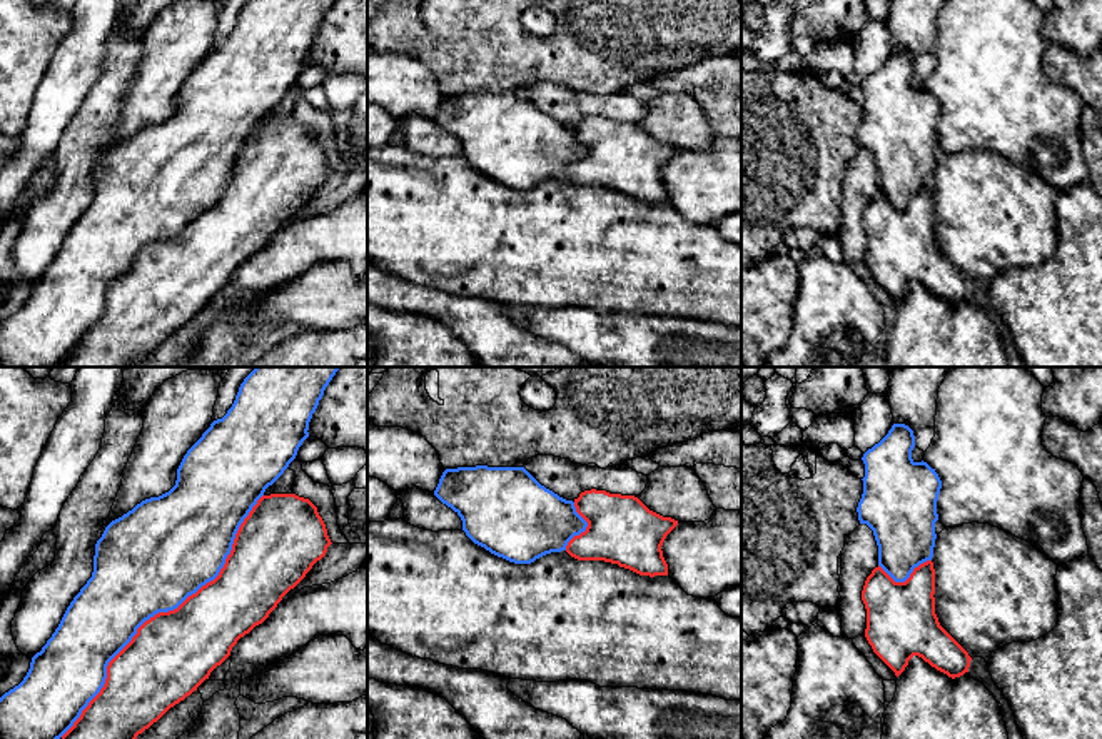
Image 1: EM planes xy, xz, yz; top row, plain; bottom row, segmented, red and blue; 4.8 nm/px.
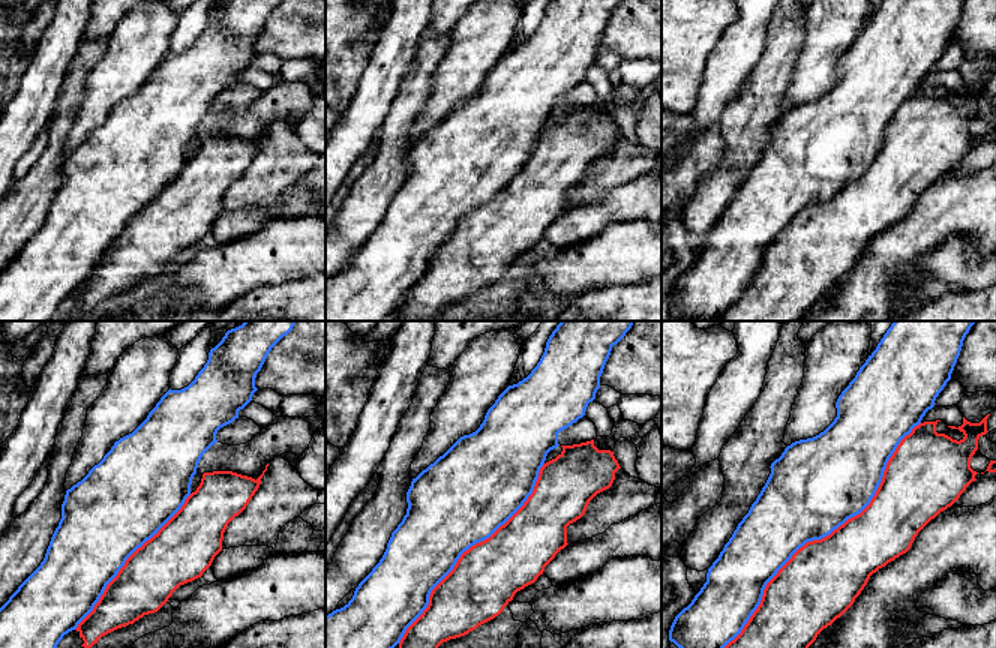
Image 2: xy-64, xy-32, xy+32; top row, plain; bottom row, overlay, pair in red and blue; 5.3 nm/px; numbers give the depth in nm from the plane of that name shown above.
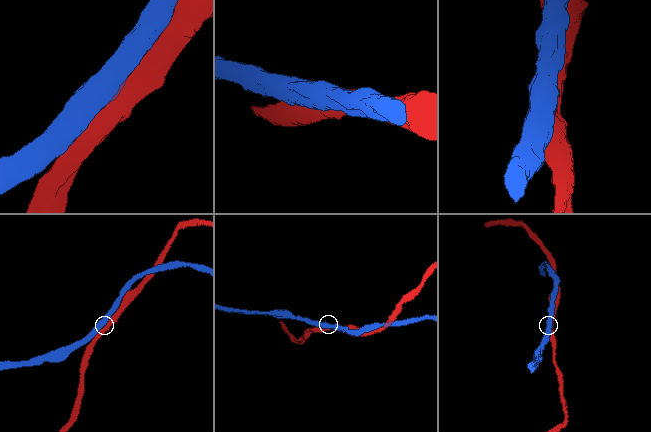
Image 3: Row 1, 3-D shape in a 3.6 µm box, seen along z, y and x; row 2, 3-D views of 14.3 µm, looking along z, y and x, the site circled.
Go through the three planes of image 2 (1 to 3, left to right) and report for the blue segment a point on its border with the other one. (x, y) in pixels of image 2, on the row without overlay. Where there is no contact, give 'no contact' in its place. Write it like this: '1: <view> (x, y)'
1: xy-64 (126, 225)
2: xy-32 (470, 212)
3: xy+32 (821, 203)

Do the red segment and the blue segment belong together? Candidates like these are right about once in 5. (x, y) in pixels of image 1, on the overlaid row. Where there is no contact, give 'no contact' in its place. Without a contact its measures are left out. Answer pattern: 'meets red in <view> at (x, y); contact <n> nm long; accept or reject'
meets red in xy at (164, 613); contact 1500 nm long; reject

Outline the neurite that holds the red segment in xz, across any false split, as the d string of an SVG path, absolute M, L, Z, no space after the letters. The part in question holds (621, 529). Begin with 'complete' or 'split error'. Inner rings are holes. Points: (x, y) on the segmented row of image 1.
complete; M584 490L574 499L576 512L588 522L566 552L578 561L604 561L639 576L668 576L661 545L678 520L650 510L638 497Z

